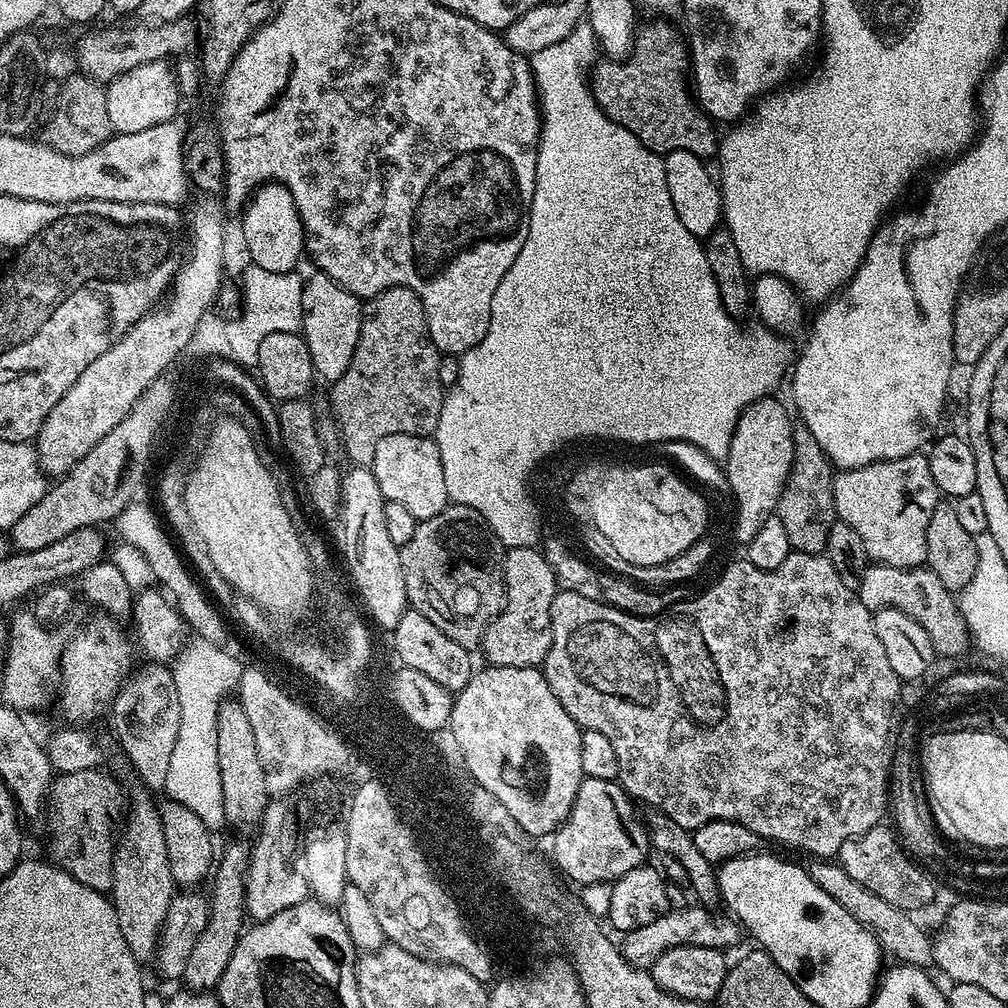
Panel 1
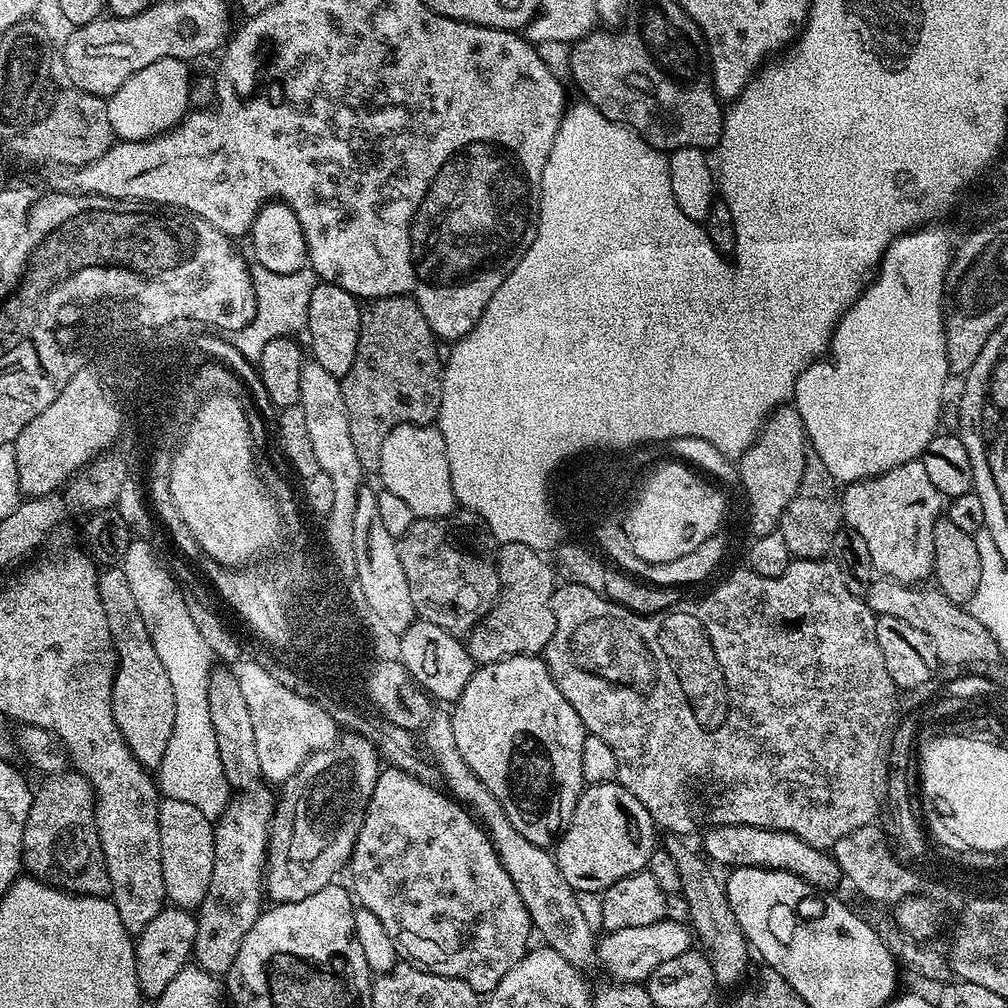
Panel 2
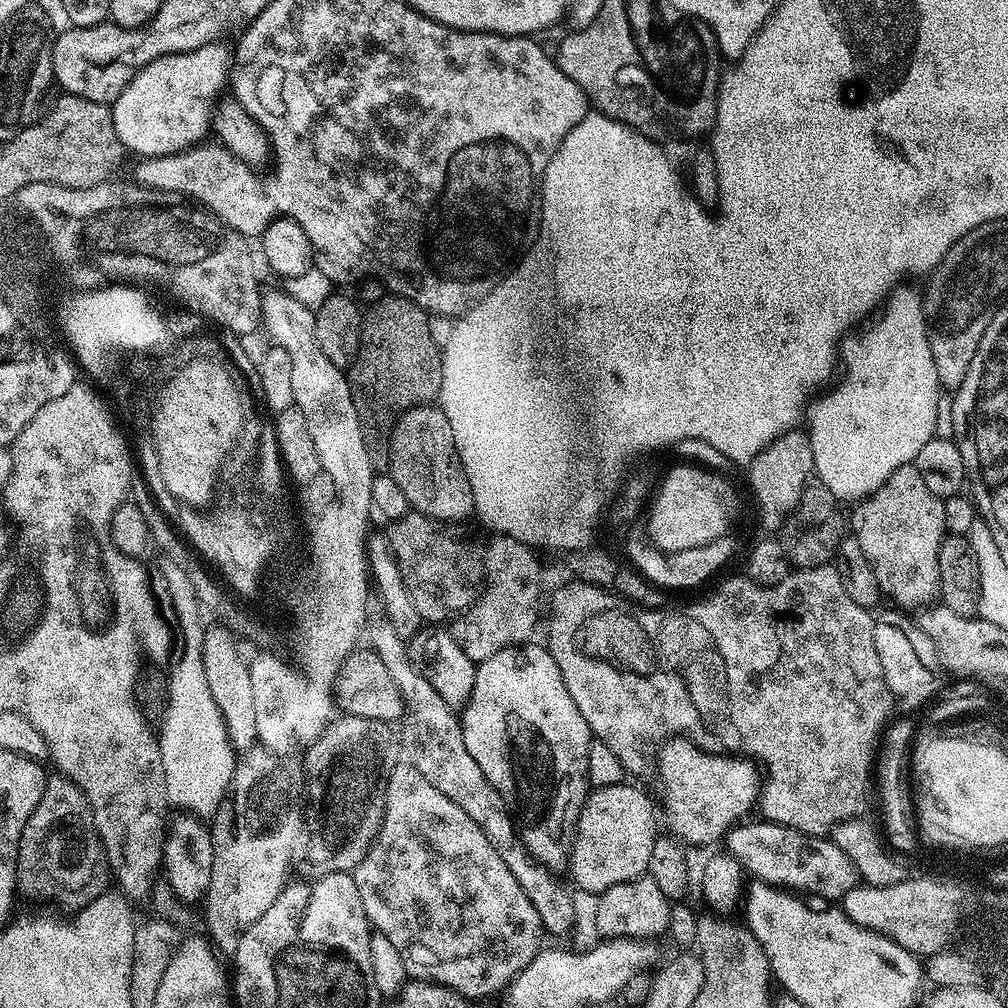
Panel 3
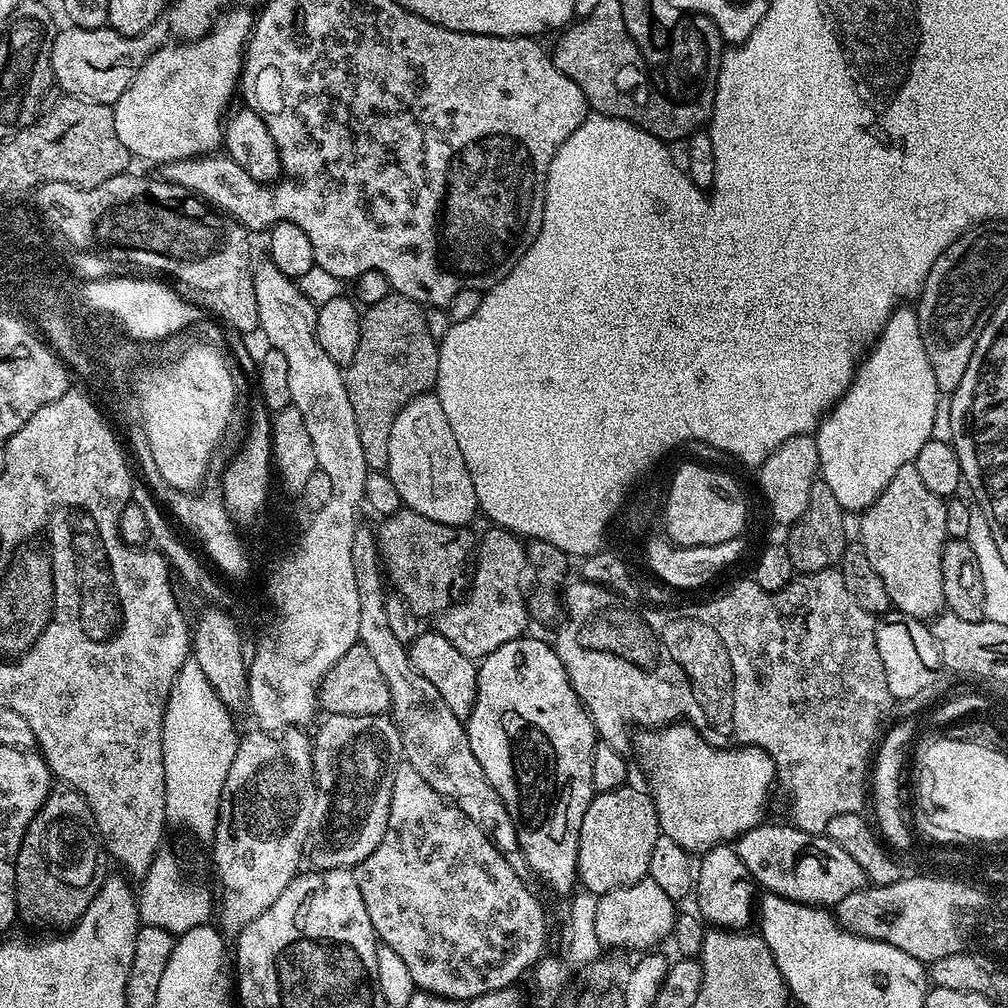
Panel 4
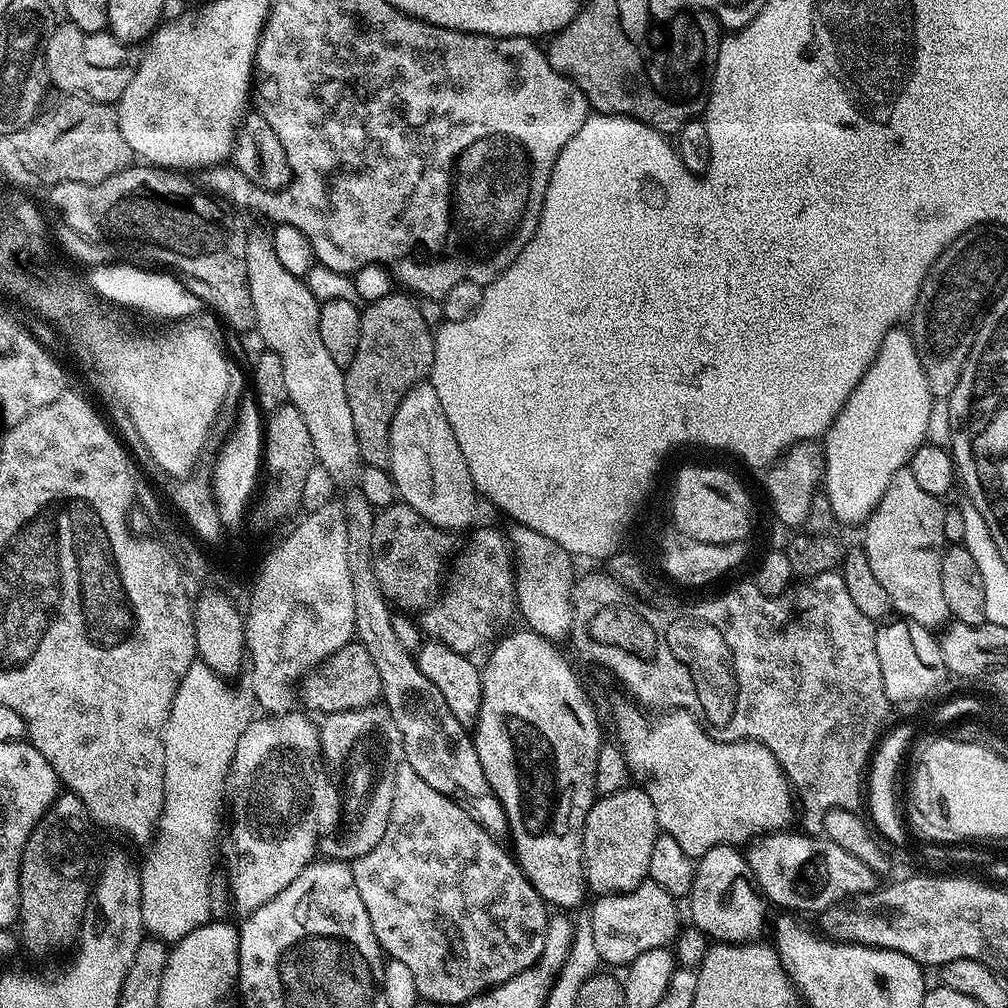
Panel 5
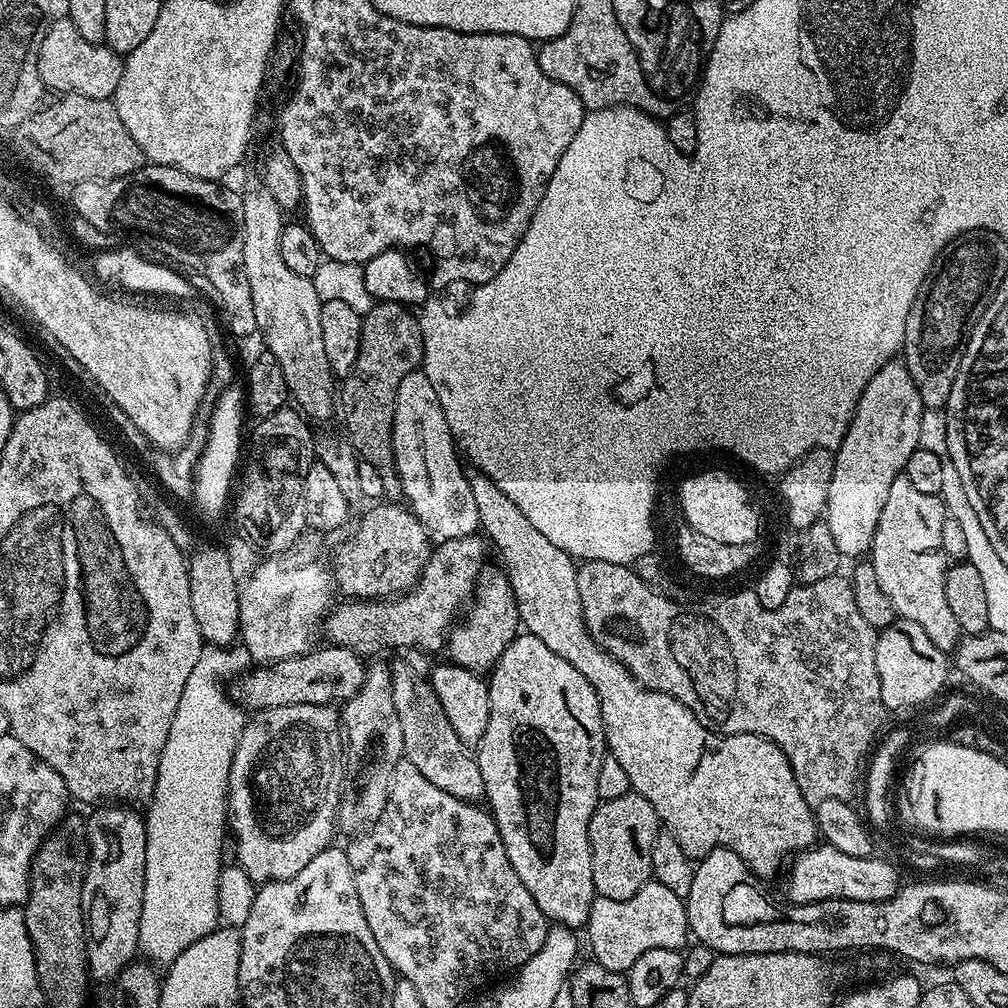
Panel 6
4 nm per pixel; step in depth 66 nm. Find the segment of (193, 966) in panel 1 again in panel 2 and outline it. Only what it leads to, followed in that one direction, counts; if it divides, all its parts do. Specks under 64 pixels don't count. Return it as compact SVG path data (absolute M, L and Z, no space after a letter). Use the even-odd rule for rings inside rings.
M253 786L237 798L229 799L223 814L215 821L216 841L214 842L214 866L210 877L209 889L202 899L196 916L196 937L192 943L192 956L199 967L204 968L212 976L223 977L234 966L234 958L238 954L238 946L242 946L242 938L254 926L260 917L262 903L266 893L264 890L264 870L268 855L268 830L274 811L274 796L268 788Z

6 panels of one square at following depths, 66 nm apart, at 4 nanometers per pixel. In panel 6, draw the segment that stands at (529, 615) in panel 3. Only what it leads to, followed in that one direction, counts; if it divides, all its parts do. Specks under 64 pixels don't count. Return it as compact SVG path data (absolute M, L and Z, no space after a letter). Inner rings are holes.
M480 534L440 540L433 547L432 557L426 562L418 582L409 592L395 598L352 598L344 602L348 604L337 603L322 625L323 635L328 635L327 643L354 650L364 658L386 647L397 650L420 648L429 654L436 654L439 648L441 651L445 647L454 621L475 593L480 571L486 567L487 560L484 559L488 556L488 548L490 552L489 541Z

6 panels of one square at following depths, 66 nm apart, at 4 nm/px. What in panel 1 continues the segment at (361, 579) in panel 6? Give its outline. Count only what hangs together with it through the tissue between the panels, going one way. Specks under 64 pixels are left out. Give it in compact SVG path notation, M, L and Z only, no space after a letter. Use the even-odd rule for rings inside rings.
M449 503L434 518L419 521L410 542L401 546L403 581L406 582L408 603L415 611L422 613L446 638L454 638L458 646L469 650L480 647L486 626L504 608L504 544L490 530L486 518L470 506Z

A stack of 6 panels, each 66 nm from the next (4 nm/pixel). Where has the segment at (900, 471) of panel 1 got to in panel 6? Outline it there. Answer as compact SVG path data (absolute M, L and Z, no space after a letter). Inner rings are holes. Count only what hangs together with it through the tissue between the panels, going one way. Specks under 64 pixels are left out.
M903 474L894 478L886 506L882 506L882 515L878 517L878 530L874 530L870 561L878 586L890 598L897 617L918 622L938 650L952 654L962 633L946 603L946 574L950 561L946 550L942 550L945 515L944 502L939 496L921 494Z

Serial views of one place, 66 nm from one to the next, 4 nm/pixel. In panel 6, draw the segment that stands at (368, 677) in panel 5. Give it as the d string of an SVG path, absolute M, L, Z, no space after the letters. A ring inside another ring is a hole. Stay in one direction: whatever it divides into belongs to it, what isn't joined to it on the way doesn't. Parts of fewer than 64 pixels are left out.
M335 646L313 647L304 656L295 656L280 660L276 664L266 664L245 671L244 700L245 709L259 710L274 706L290 706L291 704L326 704L339 705L354 698L364 682L365 661L360 653L349 648Z

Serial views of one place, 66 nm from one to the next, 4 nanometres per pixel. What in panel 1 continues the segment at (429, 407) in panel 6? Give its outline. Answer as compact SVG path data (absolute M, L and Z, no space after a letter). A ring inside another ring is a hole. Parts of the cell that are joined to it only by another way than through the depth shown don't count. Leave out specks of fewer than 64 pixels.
M390 434L378 442L370 469L378 480L384 499L398 502L414 514L417 522L434 518L450 501L446 494L446 477L442 475L442 458L432 436L414 434Z

